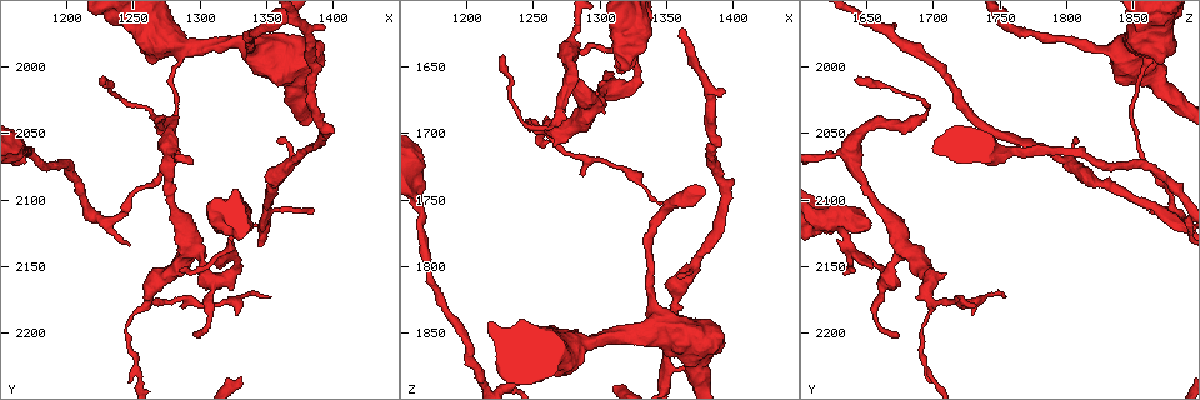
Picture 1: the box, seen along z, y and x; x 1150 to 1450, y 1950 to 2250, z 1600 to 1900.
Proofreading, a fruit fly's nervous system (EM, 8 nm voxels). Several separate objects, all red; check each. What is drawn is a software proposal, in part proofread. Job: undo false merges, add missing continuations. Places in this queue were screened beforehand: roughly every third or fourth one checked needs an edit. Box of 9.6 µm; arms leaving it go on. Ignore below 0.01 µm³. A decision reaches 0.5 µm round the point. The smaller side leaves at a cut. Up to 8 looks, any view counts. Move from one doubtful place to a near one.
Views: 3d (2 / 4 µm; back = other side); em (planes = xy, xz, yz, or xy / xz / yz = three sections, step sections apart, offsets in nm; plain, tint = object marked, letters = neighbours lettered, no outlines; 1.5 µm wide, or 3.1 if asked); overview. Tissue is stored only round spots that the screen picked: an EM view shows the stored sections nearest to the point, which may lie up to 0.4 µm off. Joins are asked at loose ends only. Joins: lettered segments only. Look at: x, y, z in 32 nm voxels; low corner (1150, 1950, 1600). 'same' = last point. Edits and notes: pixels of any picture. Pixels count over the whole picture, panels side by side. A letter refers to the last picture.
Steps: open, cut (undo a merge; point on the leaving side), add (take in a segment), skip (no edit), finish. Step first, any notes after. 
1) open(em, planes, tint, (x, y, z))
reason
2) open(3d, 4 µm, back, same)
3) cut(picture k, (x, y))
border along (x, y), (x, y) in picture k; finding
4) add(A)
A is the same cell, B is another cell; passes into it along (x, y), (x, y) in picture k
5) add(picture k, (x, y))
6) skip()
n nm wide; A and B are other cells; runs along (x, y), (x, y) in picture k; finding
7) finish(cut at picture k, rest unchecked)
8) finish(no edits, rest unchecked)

open(em, planes, plain, (1244, 2110, 1884))
calibre changes

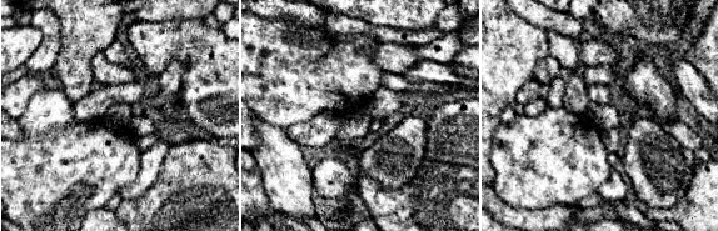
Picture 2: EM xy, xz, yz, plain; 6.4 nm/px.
open(em, planes, letters, same)
what lies round it

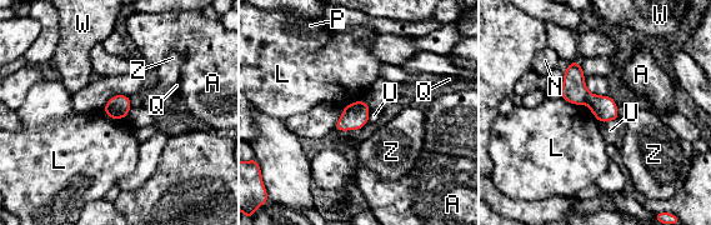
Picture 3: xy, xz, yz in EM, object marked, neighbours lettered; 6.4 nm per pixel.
cut(picture 3, (604, 108))
A, L, N, P, Q, U, W and Z are other cells; border along (589, 93), (584, 103) in picture 3; a second neuron is stuck on

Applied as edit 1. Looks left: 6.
open(em, xy, step 4, letters, (1324, 2132, 1636))
thick turns thin

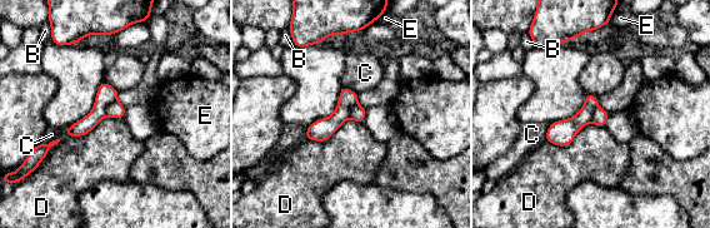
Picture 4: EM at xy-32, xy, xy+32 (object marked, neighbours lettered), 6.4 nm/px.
open(em, planes, letters, same)
cut it another way

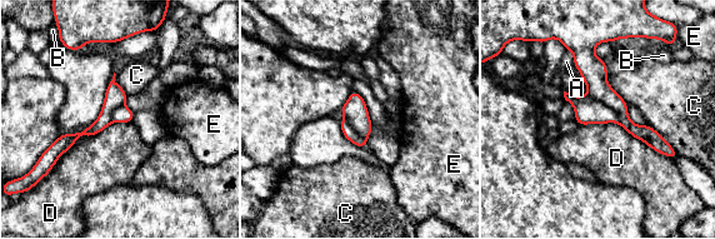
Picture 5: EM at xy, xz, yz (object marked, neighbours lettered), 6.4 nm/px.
cut(picture 5, (593, 69))
A, B, C, D and E are other cells; border along (588, 95), (608, 105), (619, 123) in picture 5; a second neuron is stuck on

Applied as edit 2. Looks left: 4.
open(overview)
redraw

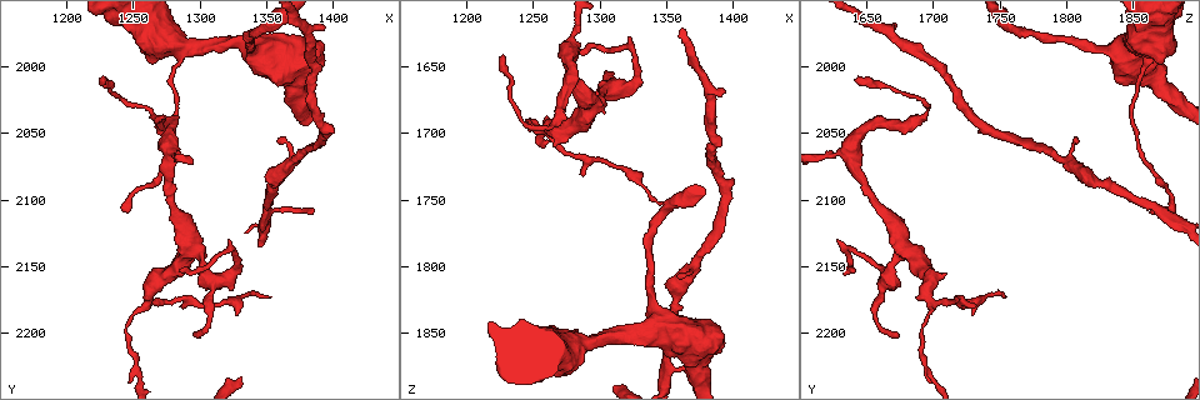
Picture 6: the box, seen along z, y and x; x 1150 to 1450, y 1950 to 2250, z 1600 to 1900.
open(3d, 4 µm, (1352, 2172, 1754))
an open end

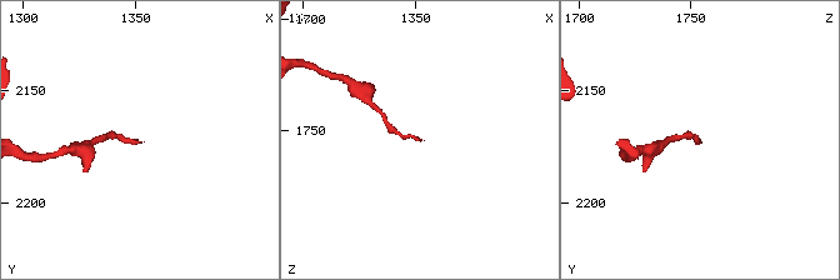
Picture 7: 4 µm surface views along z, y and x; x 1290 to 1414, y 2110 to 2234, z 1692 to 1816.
open(em, planes, letters, (1353, 2172, 1754))
shape alone is not enough

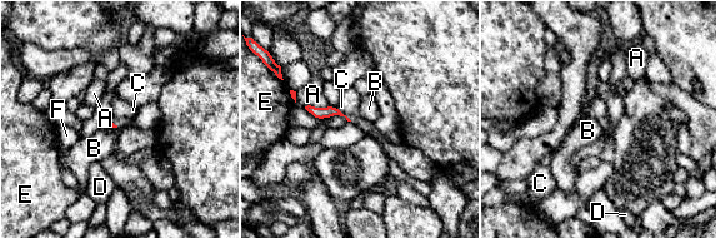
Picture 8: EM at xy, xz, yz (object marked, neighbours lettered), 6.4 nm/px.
add(C)
C is the same cell, A, B, D, E and F are other cells; passes into it along (328, 112), (343, 114), (349, 104) in picture 8; it goes on there

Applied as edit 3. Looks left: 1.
finish(cut at picture 3, cut at picture 5, add at picture 8, rest unchecked)

